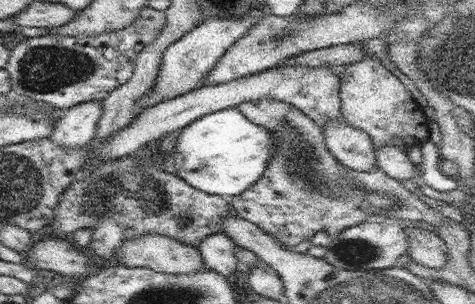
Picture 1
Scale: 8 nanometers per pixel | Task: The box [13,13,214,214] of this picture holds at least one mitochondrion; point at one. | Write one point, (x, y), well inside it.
(45, 69)

